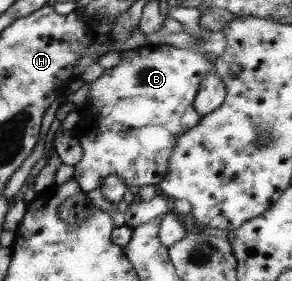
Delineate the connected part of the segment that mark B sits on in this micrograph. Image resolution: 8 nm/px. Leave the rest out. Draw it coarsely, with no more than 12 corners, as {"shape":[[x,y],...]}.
{"shape":[[122,51],[72,130],[82,193],[155,185],[225,51]]}

